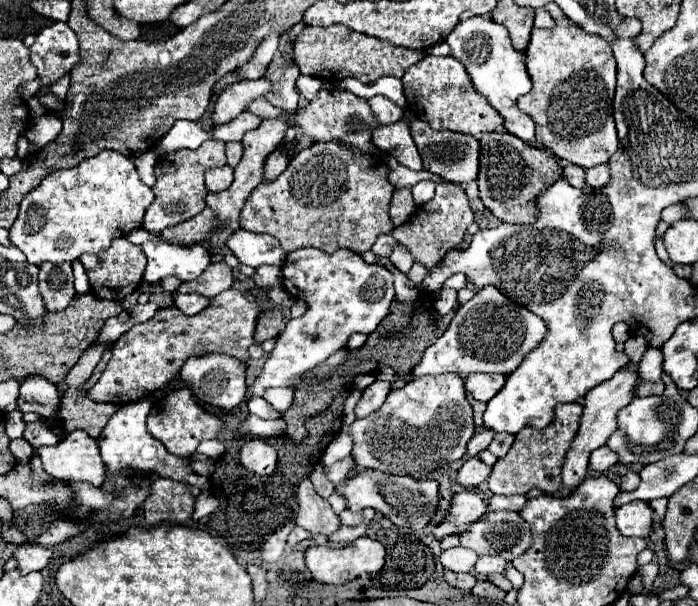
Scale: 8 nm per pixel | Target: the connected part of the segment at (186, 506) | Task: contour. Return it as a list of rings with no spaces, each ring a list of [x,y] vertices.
[[[154,478],[142,508],[148,526],[158,522],[186,522],[192,516],[194,496],[182,482],[170,478]]]

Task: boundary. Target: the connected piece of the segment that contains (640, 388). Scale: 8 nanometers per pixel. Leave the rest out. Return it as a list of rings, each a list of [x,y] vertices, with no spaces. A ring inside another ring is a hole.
[[[640,382],[636,386],[636,396],[650,396],[650,394],[662,394],[664,392],[664,384],[646,384]]]

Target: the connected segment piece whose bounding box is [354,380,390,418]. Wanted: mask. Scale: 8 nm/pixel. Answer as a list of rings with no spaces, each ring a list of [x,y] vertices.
[[[376,380],[374,384],[370,384],[364,392],[362,392],[362,398],[358,400],[354,412],[356,412],[356,418],[366,418],[368,414],[372,414],[374,410],[378,410],[386,396],[390,392],[390,382],[380,382]]]

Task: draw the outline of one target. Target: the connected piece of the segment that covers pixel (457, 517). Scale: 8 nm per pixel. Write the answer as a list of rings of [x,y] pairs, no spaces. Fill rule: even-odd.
[[[466,490],[466,492],[454,494],[446,518],[438,526],[434,526],[432,532],[438,540],[448,534],[458,534],[460,530],[466,530],[468,524],[476,522],[480,518],[480,514],[484,514],[484,512],[486,512],[486,504],[478,496],[478,492]]]

